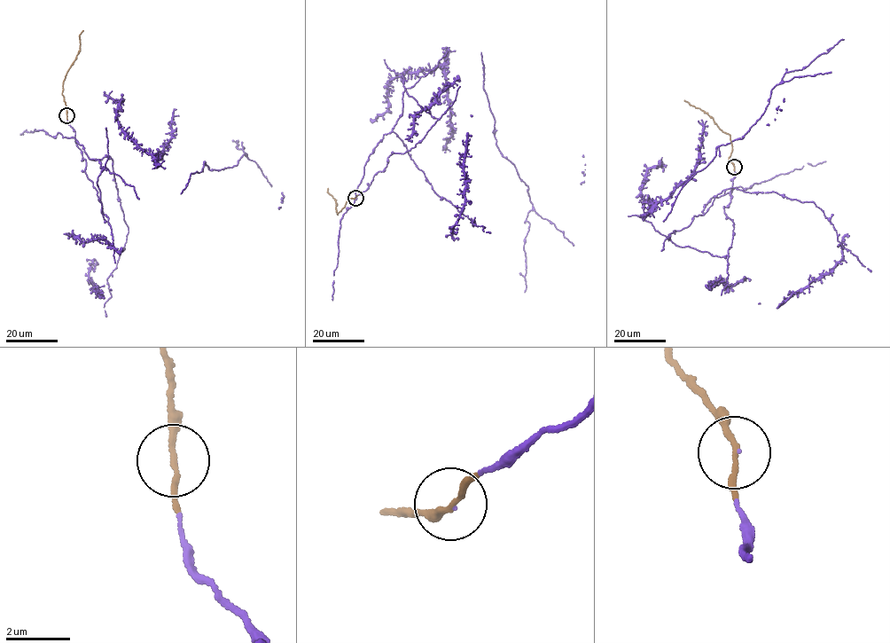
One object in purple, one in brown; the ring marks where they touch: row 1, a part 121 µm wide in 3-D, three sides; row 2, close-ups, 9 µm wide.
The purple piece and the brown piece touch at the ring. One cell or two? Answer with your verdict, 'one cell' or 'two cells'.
one cell

